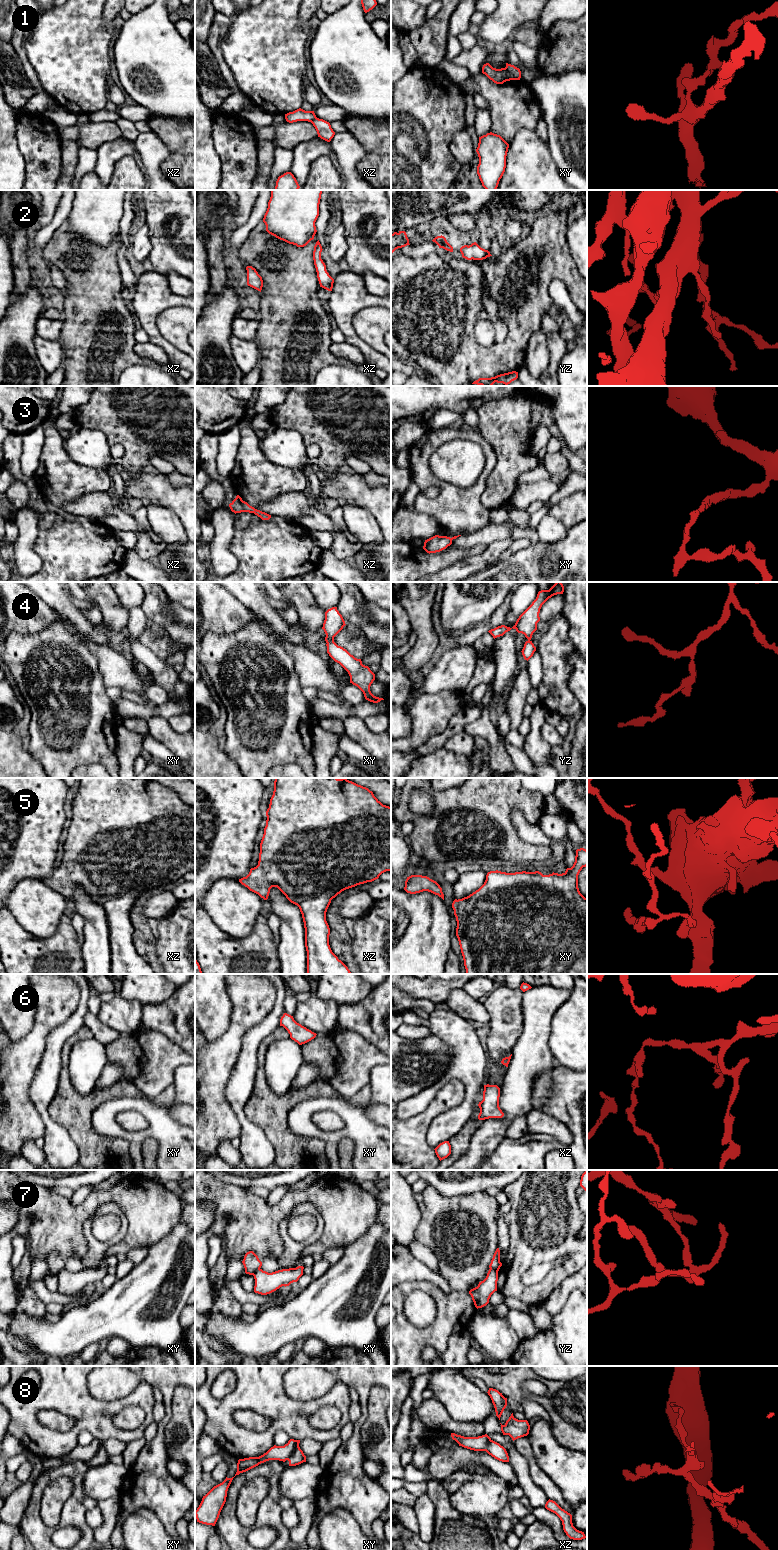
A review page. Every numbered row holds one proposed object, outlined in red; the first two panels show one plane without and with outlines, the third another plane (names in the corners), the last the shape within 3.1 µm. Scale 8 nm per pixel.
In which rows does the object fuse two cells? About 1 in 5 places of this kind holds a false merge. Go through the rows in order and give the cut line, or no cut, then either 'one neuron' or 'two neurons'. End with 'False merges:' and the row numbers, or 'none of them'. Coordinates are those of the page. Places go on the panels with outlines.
1: xy (506, 66), (513, 79) | two neurons
2: no cut | one neuron
3: no cut | one neuron
4: no cut | one neuron
5: no cut | one neuron
6: no cut | one neuron
7: xy (259, 1268), (253, 1275) | two neurons
8: xy (299, 1447), (287, 1459) | two neurons
False merges: 1, 7, 8

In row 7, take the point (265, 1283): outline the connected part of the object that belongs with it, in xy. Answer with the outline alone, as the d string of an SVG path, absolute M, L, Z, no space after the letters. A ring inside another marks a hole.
M303 1266L296 1268L282 1269L272 1273L268 1273L259 1269L255 1272L255 1286L254 1292L267 1295L270 1294L282 1286L289 1286L293 1282L297 1282L303 1275Z

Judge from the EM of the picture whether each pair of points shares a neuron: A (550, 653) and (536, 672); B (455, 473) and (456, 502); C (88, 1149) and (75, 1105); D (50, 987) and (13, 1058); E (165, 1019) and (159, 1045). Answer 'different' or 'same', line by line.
A: different
B: different
C: same
D: same
E: different

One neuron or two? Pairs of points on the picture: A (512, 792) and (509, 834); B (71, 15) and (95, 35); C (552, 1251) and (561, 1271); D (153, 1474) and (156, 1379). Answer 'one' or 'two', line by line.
A: one
B: one
C: one
D: one

